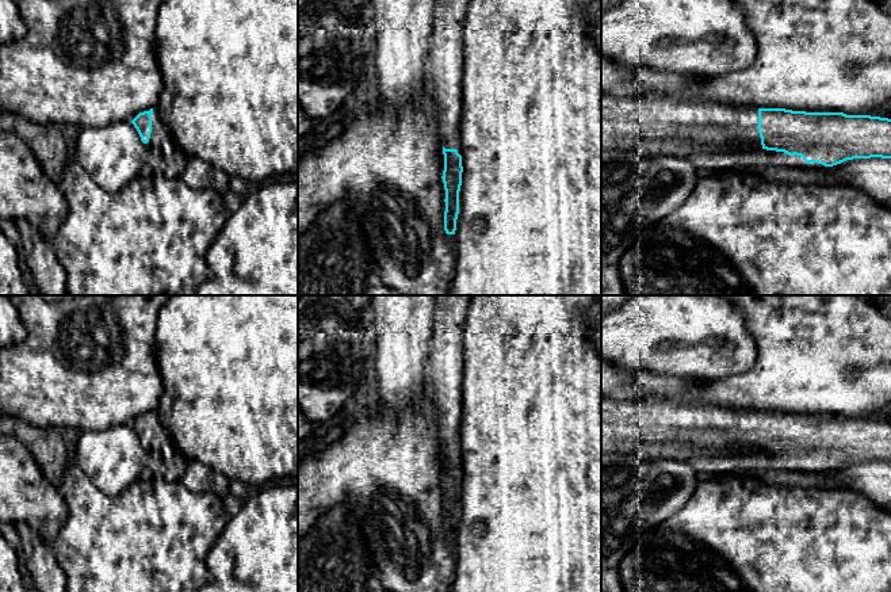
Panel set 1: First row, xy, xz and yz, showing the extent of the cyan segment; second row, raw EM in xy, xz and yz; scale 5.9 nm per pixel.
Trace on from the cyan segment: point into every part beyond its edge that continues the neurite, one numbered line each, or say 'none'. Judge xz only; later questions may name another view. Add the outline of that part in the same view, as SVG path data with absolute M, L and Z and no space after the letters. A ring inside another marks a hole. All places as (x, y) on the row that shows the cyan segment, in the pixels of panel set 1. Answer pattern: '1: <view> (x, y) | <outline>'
1: xz (446, 62) | M435 0L428 75L436 100L440 140L462 156L460 117L464 70L463 30L470 0Z

